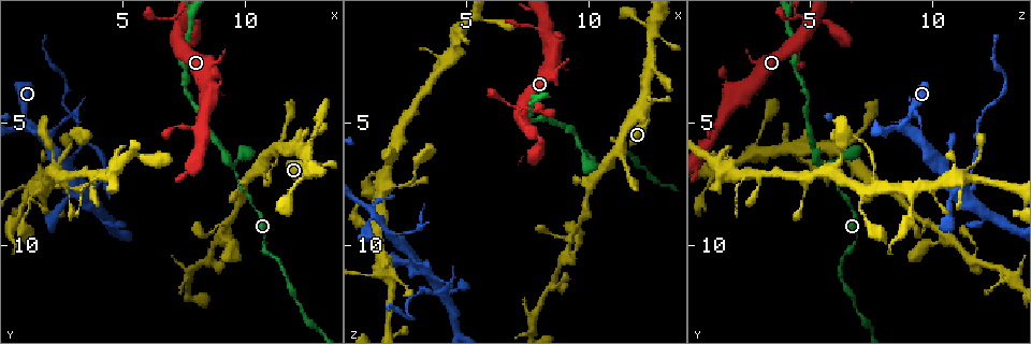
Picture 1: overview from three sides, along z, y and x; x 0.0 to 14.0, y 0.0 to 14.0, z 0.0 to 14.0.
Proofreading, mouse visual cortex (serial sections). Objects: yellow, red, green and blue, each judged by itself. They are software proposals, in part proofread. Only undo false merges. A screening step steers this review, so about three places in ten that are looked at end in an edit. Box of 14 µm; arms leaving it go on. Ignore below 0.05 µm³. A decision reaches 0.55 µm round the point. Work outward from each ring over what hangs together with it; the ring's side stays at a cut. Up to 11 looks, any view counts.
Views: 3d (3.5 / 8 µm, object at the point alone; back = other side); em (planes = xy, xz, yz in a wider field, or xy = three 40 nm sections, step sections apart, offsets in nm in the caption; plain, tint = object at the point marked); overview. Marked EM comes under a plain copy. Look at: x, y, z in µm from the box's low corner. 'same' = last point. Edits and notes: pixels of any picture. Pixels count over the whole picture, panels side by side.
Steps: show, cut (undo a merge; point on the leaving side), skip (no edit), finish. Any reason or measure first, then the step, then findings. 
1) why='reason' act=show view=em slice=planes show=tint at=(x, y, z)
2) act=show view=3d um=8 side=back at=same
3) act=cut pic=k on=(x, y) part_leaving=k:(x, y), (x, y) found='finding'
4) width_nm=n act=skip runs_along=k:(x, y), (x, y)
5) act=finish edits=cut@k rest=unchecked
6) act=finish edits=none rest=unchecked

why='arms part here' act=show view=3d um=3.5 at=(9.5, 6.8, 6.0)

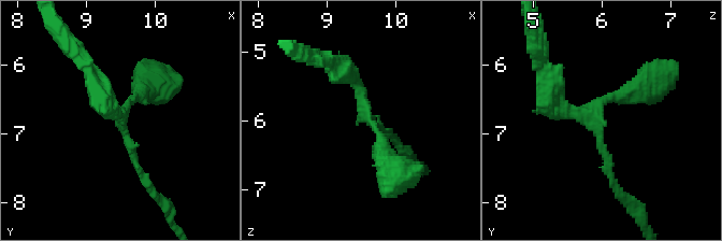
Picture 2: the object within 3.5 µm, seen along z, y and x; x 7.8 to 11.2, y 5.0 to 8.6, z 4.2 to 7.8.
why='need the tissue' act=show view=em slice=planes show=tint at=(9.50, 6.80, 5.95)

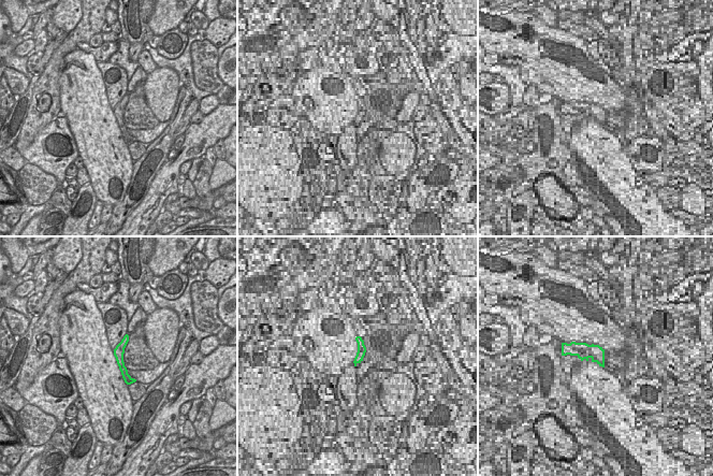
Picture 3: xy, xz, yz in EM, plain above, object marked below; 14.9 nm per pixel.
width_nm=160 act=skip runs_along=2:(614, 179), (600, 126), (564, 113), (550, 83) found='all the same cell'

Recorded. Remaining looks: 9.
why='a narrow waist' act=show view=3d um=3.5 at=(9.2, 9.2, 9.7)

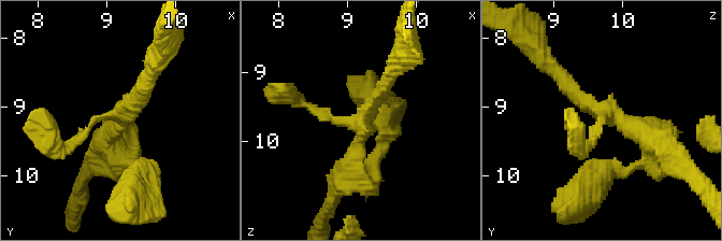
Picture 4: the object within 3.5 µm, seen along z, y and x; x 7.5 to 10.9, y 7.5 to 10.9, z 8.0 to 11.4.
arms=3 arm_widths_nm=100,200,250 why='shape alone is not enough' act=show view=em slice=planes show=tint at=(9.25, 9.10, 9.70)

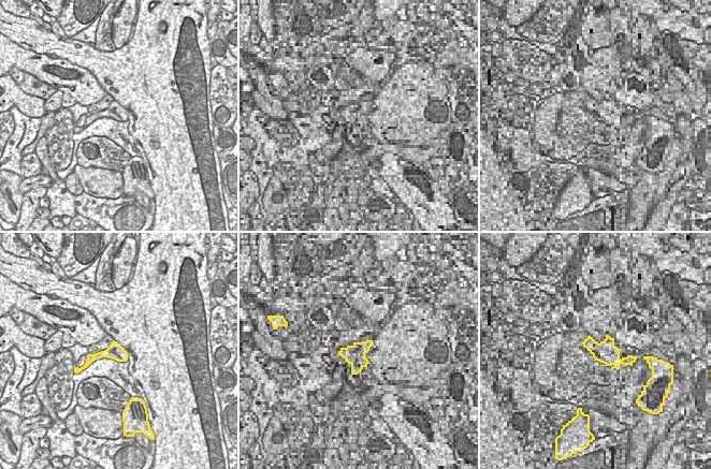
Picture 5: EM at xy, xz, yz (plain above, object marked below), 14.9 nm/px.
act=skip runs_along=4:(554, 70), (585, 103), (659, 146) found='all the same cell'

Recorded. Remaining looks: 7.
why='branch point' act=show view=3d um=3.5 at=(8.5, 10.6, 11.6)

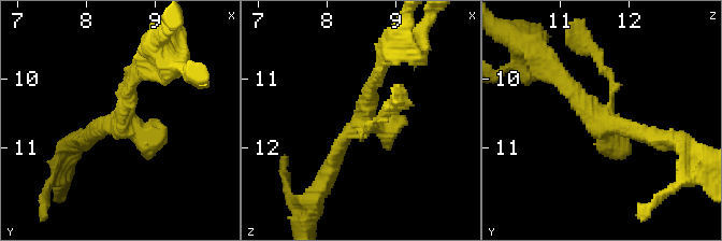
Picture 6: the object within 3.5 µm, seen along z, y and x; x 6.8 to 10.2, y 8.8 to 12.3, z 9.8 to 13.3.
act=skip runs_along=6:(550, 66), (603, 123), (652, 139) found='continuous, no second cell'

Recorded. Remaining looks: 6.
why='sudden change in width' act=show view=3d um=3.5 at=(1.3, 5.0, 8.9)

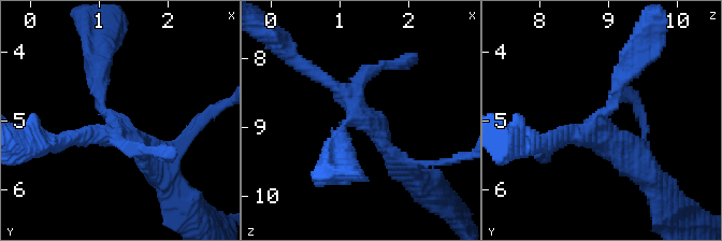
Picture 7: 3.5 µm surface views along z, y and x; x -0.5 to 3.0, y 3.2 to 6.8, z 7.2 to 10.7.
why='now the EM' act=show view=em slice=xy step=5 show=tint at=(1.20, 4.95, 8.90)

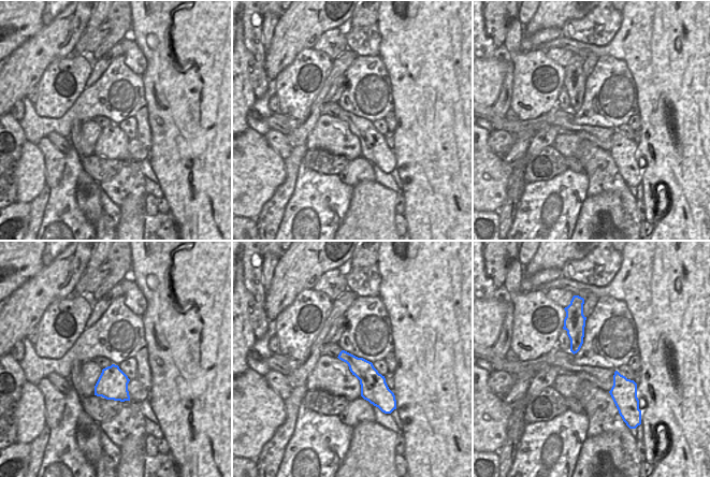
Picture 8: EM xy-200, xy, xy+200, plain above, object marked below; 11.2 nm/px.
act=skip runs_along=7:(95, 61), (101, 111), (150, 154) found='one cell here'

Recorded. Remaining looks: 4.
act=finish edits=none rest=unchecked

